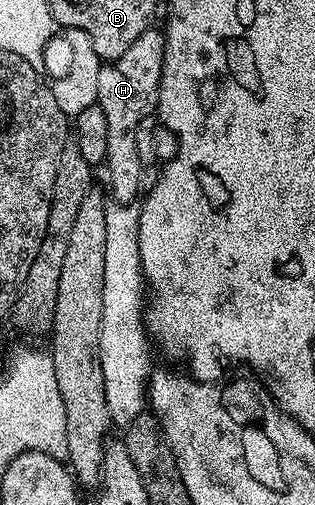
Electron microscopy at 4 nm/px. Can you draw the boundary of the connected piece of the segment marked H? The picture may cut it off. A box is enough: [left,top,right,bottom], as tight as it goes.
[96,26,166,205]

